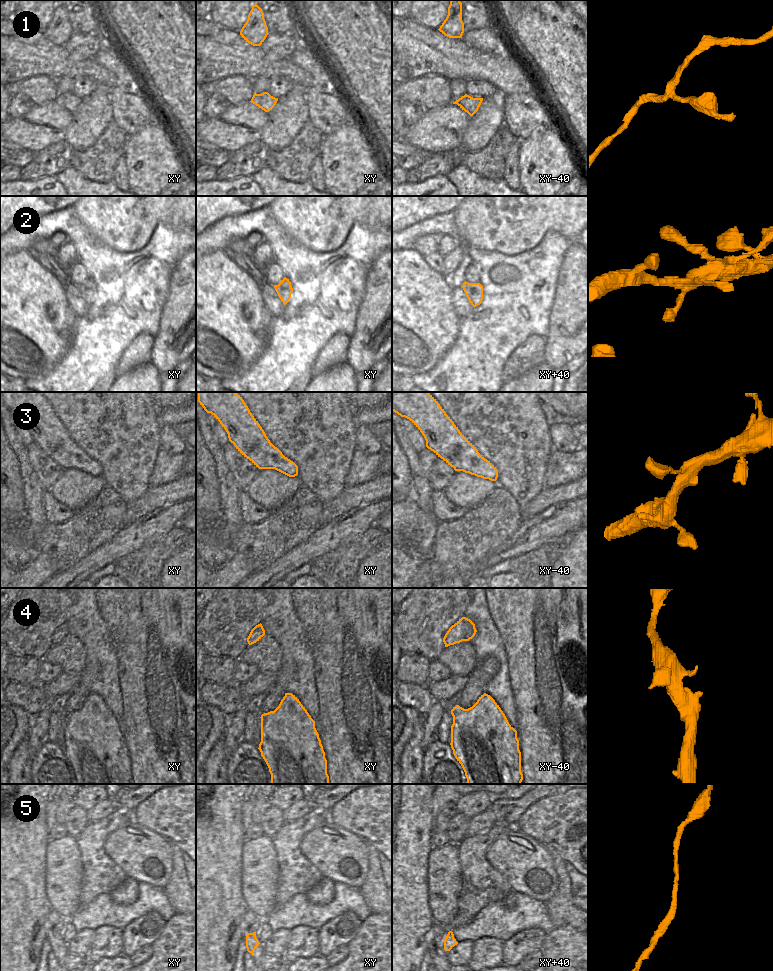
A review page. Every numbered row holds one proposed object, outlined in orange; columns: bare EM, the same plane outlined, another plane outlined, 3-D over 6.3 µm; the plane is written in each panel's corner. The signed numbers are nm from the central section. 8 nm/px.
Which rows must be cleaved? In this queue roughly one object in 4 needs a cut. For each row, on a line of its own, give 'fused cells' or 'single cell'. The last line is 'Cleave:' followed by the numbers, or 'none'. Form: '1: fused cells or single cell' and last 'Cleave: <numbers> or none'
1: single cell
2: single cell
3: single cell
4: single cell
5: single cell
Cleave: none

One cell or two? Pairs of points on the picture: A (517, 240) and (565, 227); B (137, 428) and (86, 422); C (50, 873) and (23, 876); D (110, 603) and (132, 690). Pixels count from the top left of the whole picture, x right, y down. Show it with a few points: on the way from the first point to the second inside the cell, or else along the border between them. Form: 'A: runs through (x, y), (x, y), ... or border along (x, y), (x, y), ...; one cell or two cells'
A: runs through (529, 228), (533, 224), (553, 224); one cell
B: runs through (124, 424), (99, 424); one cell
C: border along (38, 852), (36, 858), (37, 898); two cells
D: runs through (132, 625), (132, 668); one cell

